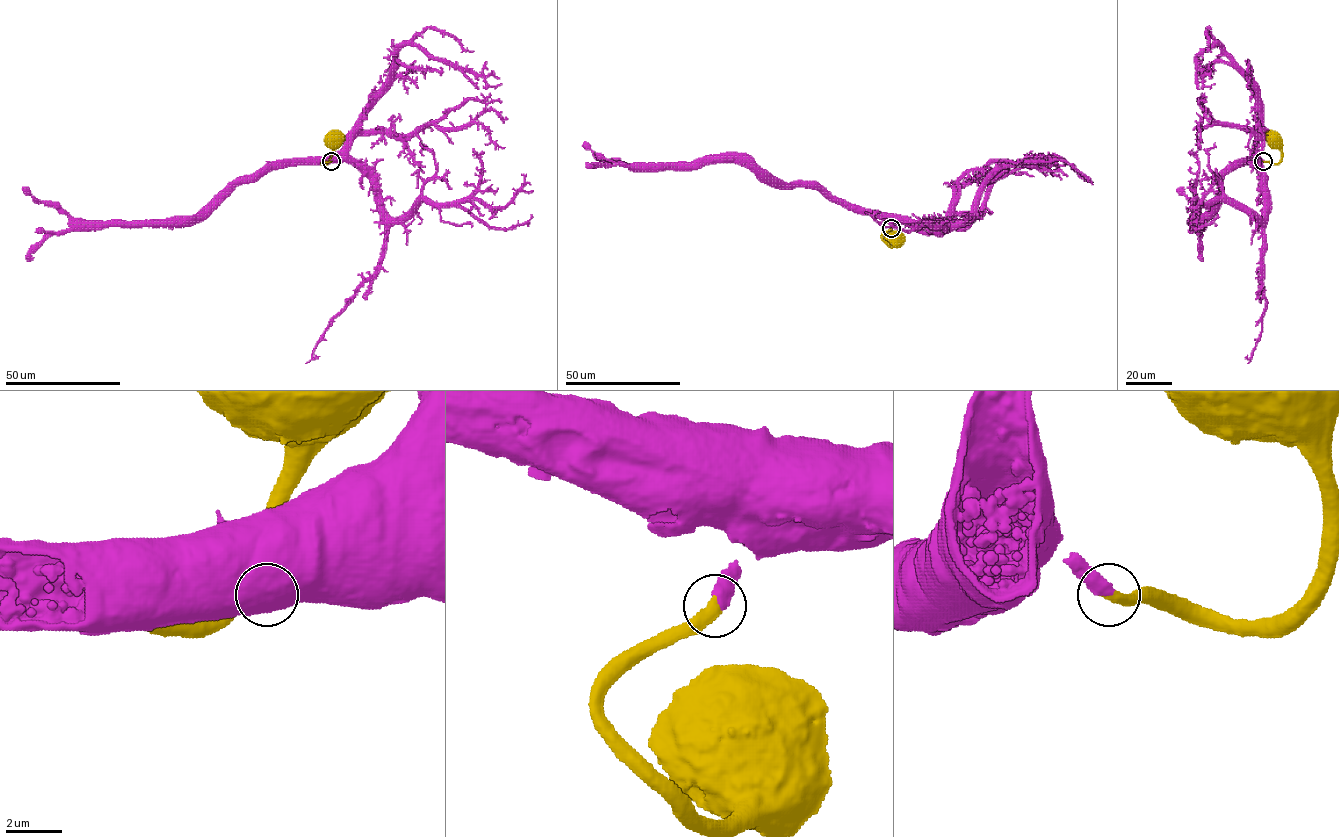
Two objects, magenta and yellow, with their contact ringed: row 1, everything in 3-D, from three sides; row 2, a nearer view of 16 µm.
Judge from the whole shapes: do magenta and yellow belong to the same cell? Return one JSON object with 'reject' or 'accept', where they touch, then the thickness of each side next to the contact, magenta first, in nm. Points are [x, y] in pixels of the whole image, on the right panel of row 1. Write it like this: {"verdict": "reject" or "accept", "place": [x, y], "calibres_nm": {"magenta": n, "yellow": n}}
{"verdict": "accept", "place": [1263, 161], "calibres_nm": {"magenta": 480, "yellow": 440}}

